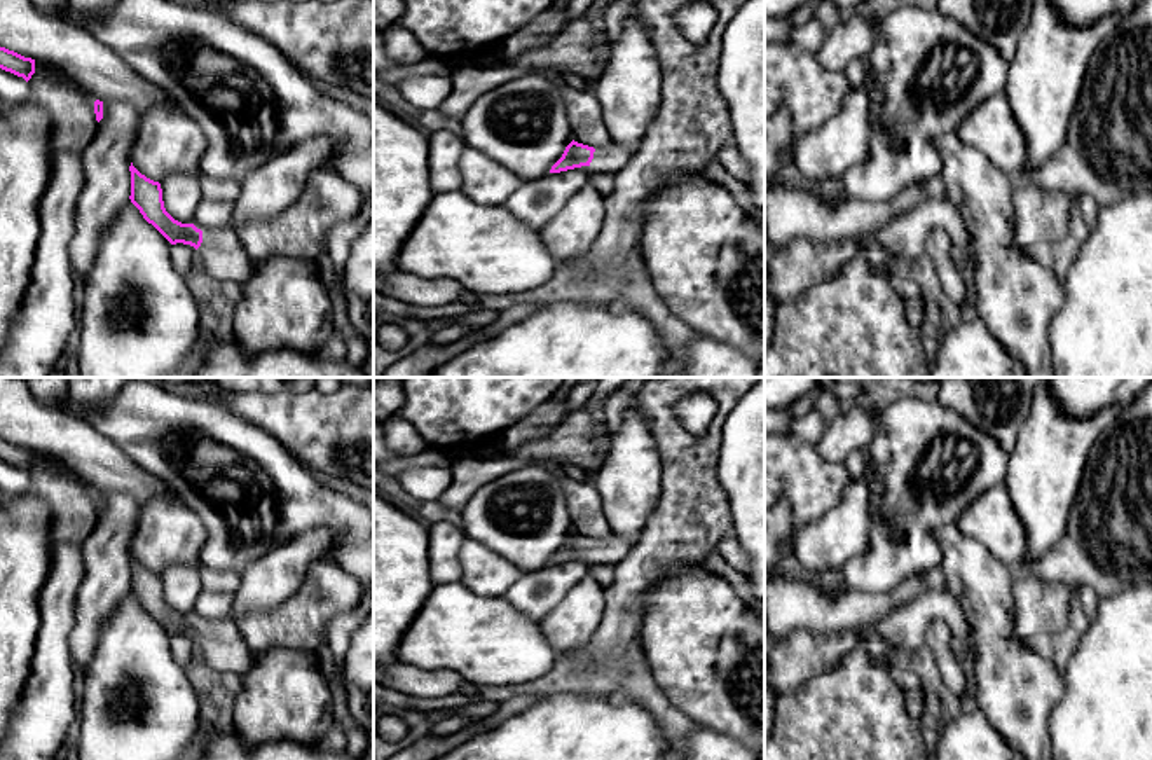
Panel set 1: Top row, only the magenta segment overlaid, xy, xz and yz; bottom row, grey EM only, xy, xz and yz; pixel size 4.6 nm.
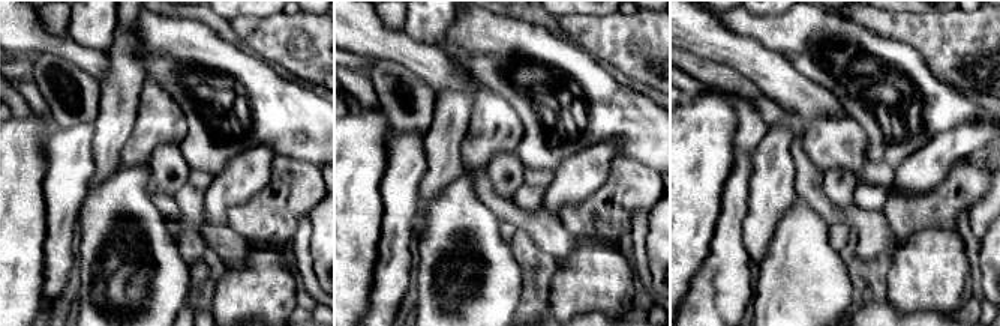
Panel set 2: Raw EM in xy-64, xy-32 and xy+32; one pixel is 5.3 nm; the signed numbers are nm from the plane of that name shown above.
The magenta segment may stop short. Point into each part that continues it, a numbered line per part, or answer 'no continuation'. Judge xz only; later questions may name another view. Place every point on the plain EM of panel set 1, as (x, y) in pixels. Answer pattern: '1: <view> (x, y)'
1: xz (608, 551)

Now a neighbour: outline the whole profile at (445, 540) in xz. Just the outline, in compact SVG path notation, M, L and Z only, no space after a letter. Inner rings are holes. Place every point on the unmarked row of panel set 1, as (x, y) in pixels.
M440 521L428 524L429 536L429 564L435 584L461 582L461 550L466 542L463 526Z

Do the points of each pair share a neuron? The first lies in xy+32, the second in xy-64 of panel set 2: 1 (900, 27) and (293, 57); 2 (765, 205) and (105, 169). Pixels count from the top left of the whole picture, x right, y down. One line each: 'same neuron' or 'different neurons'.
1: same neuron
2: same neuron

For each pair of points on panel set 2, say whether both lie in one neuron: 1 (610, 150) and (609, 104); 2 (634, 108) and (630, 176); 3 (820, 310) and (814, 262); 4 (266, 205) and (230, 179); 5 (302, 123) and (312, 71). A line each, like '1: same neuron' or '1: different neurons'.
1: different neurons
2: different neurons
3: same neuron
4: different neurons
5: different neurons

